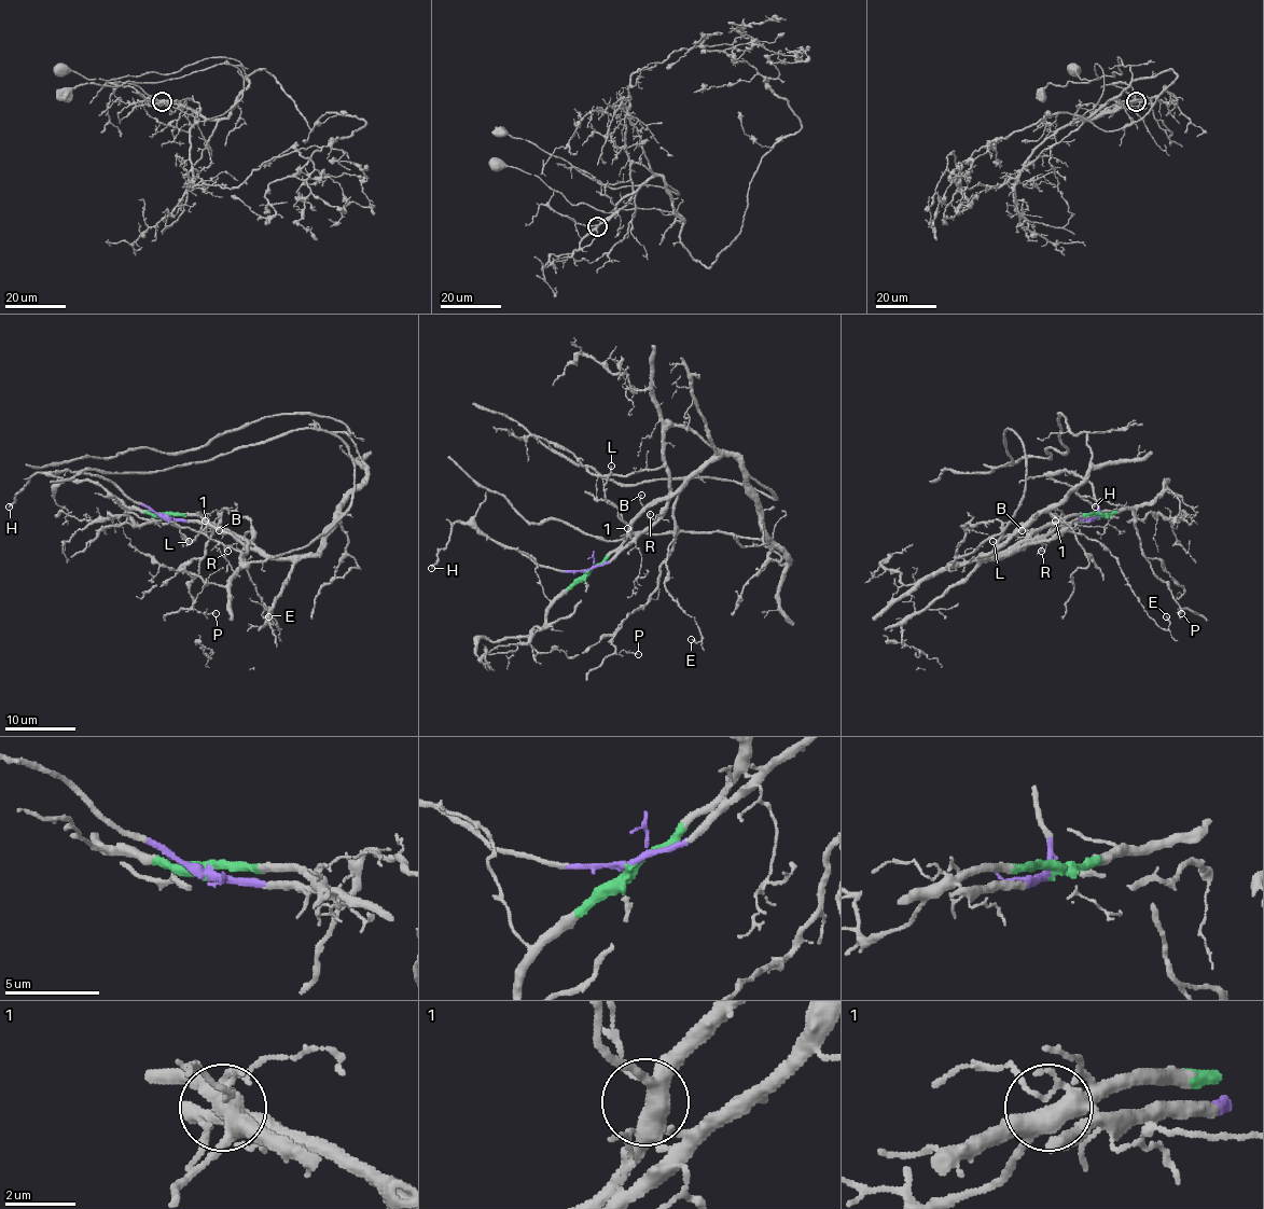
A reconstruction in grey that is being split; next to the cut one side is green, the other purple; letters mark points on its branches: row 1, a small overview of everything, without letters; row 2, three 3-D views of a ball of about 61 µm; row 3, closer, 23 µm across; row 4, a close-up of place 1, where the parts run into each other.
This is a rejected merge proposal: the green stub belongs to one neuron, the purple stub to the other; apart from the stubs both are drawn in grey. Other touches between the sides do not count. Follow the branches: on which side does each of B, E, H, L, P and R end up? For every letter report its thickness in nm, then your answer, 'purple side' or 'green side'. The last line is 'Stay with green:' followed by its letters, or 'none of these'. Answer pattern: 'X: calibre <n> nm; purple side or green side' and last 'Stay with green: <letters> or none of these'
B: calibre 140 nm; green side
E: calibre 180 nm; green side
H: calibre 240 nm; purple side
L: calibre 150 nm; green side
P: calibre 120 nm; green side
R: calibre 140 nm; purple side
Stay with green: B, E, L, P

